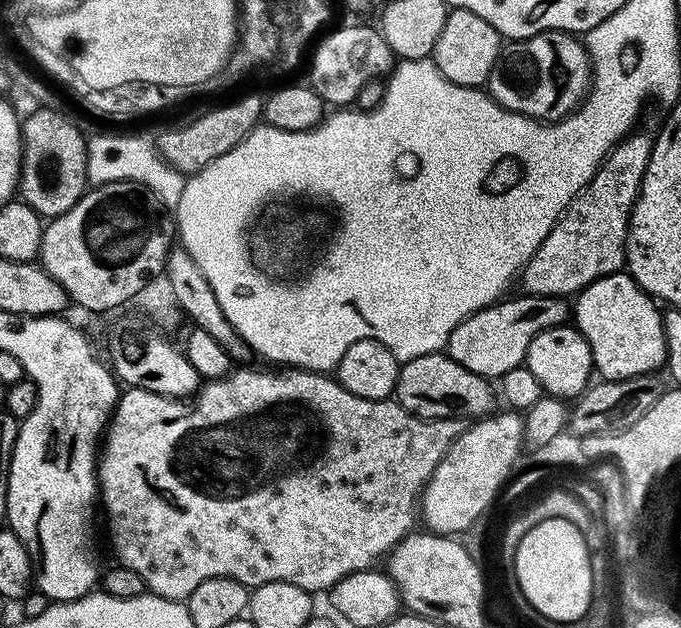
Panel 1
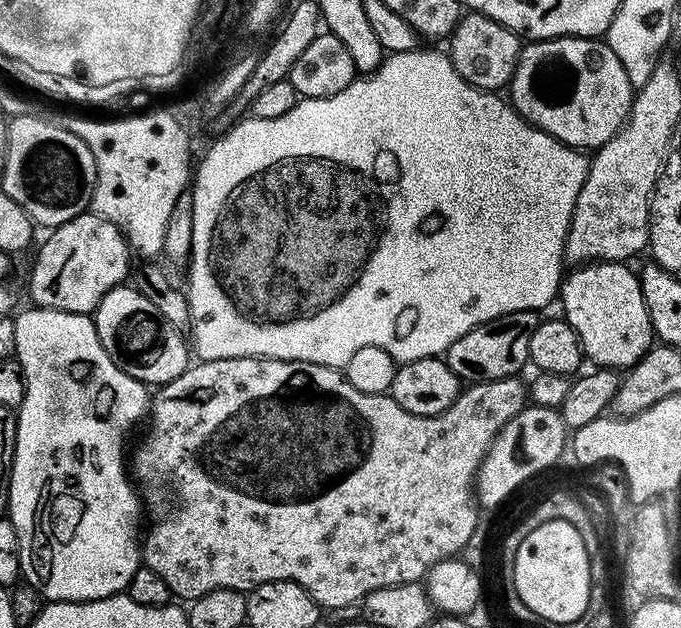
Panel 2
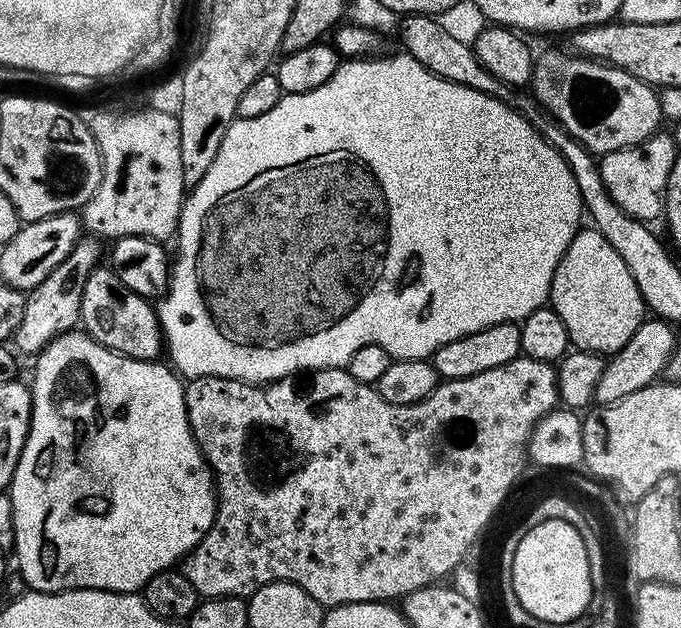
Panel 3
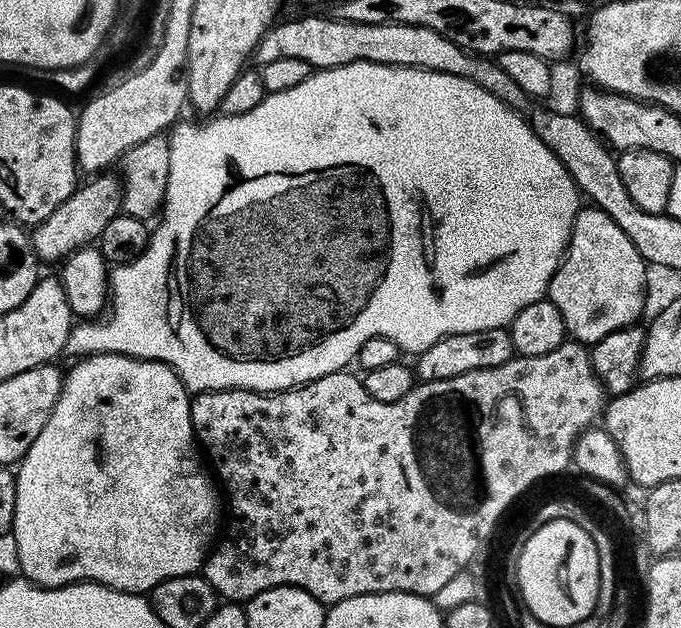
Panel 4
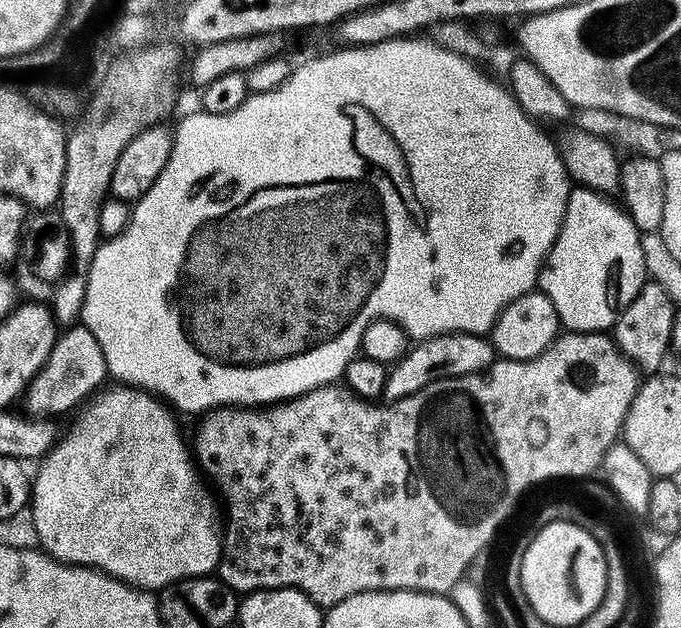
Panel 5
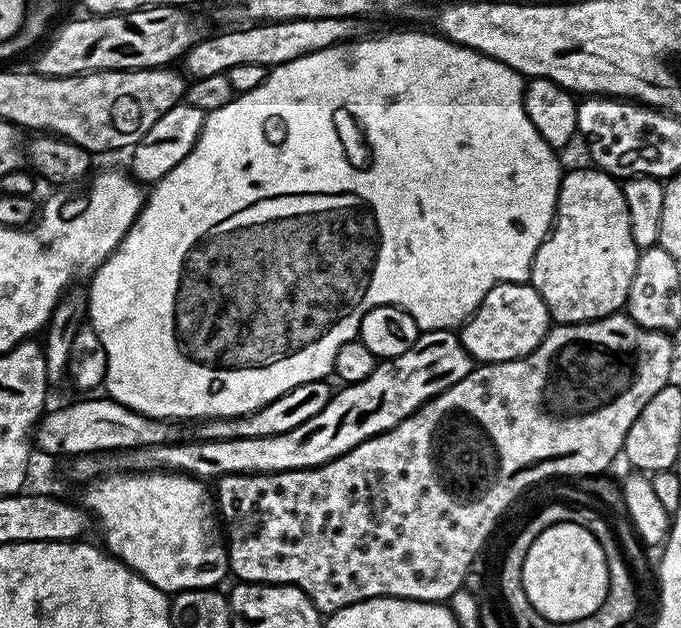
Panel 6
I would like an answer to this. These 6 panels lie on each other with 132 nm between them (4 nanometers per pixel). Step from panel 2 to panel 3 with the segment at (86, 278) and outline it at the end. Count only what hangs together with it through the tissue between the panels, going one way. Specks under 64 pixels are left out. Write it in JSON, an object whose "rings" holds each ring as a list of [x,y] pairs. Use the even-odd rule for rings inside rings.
{"rings":[[[92,238],[79,240],[74,250],[66,254],[64,261],[54,266],[54,271],[46,277],[46,282],[42,282],[37,288],[27,293],[26,314],[22,314],[22,326],[18,326],[14,337],[15,347],[21,353],[24,351],[38,354],[55,336],[61,336],[63,332],[73,331],[77,327],[82,286],[88,275],[102,260],[102,252],[100,256],[100,248],[95,243],[99,244]]]}

